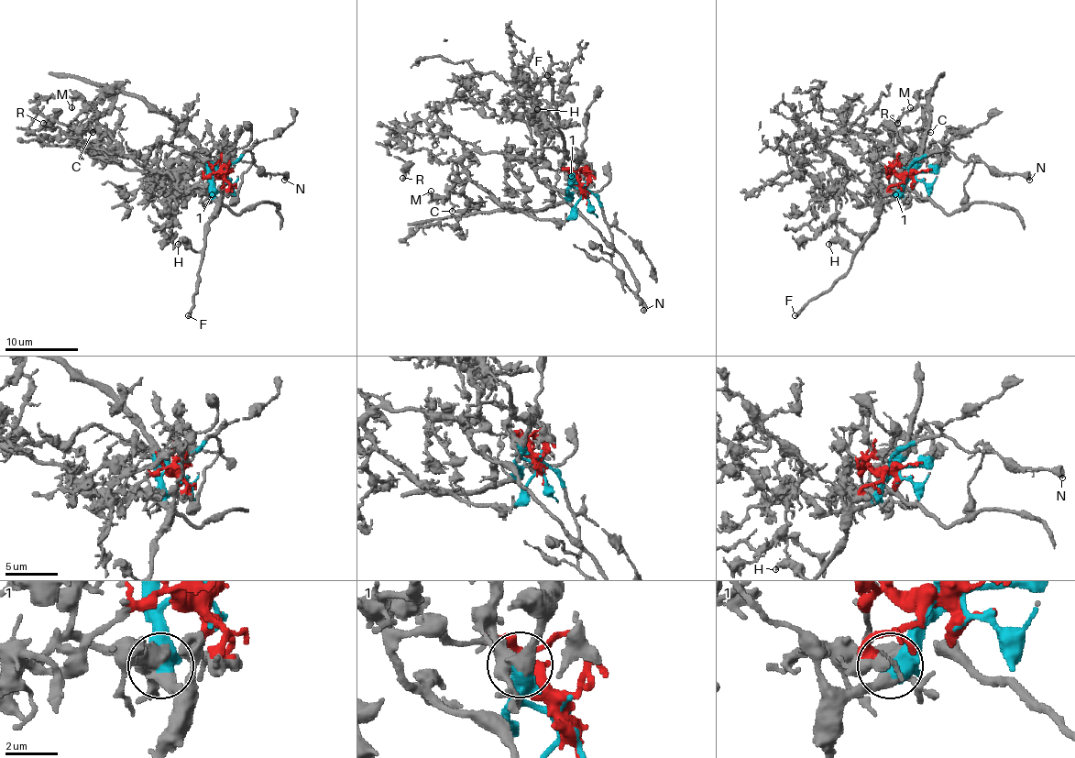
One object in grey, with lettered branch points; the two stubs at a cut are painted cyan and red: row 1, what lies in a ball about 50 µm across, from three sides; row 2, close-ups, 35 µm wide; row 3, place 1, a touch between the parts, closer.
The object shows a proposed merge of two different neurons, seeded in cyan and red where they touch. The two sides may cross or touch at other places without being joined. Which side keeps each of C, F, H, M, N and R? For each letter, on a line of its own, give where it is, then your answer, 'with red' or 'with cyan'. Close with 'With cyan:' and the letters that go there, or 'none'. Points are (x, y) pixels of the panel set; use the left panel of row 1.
C: at (93, 132); with red
F: at (188, 315); with cyan
H: at (178, 244); with cyan
M: at (71, 107); with red
N: at (284, 180); with cyan
R: at (43, 123); with red
With cyan: F, H, N

